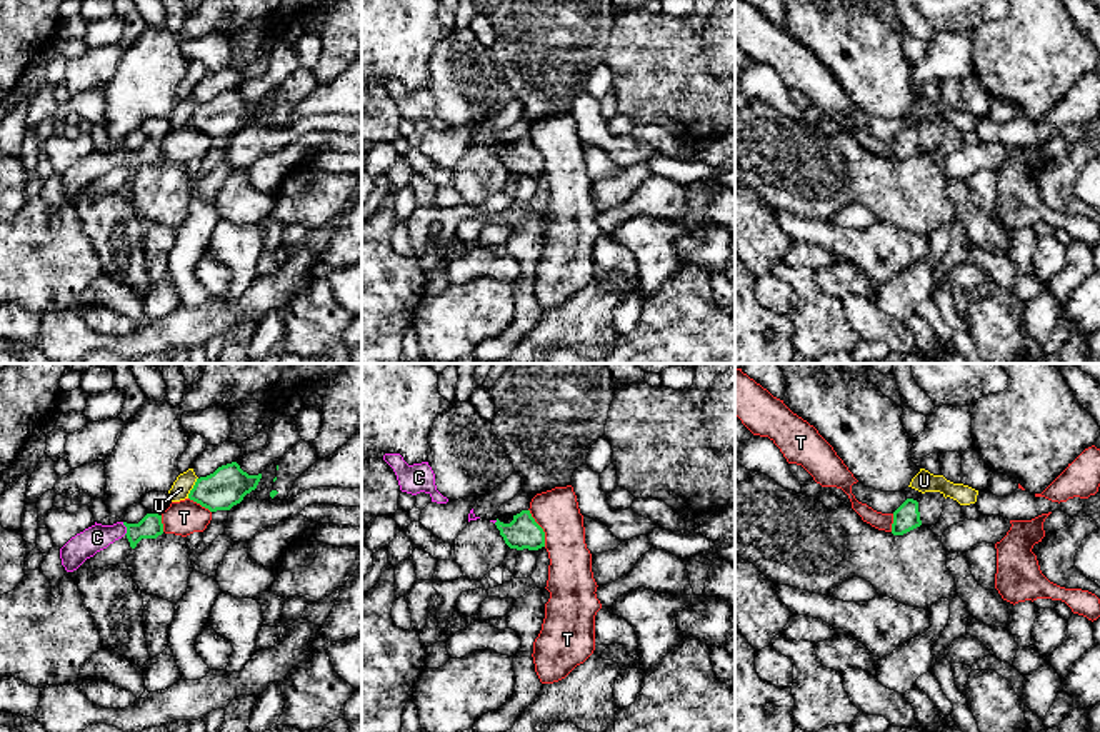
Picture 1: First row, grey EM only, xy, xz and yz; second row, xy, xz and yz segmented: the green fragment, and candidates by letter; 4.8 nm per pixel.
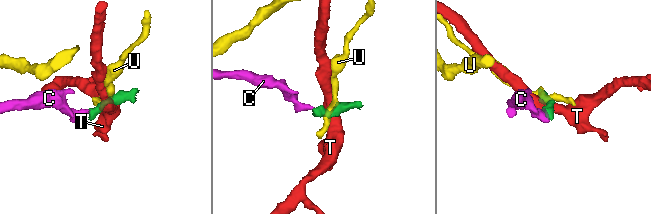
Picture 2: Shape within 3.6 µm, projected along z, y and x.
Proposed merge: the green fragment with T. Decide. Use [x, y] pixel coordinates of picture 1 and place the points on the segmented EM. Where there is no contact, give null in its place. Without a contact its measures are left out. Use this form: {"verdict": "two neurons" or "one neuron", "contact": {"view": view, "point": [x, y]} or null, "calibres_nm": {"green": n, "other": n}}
{"verdict": "two neurons", "contact": {"view": "xz", "point": [540, 527]}, "calibres_nm": {"green": 160, "other": 220}}

